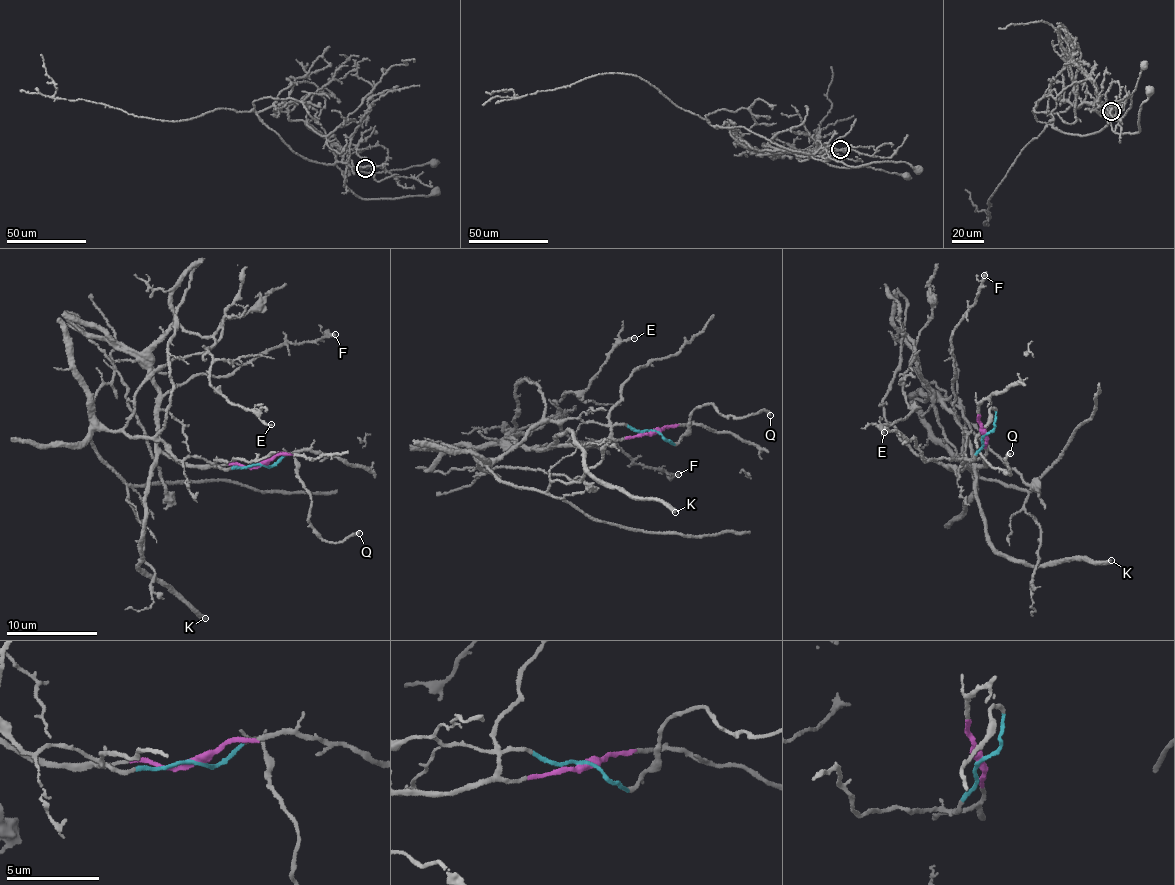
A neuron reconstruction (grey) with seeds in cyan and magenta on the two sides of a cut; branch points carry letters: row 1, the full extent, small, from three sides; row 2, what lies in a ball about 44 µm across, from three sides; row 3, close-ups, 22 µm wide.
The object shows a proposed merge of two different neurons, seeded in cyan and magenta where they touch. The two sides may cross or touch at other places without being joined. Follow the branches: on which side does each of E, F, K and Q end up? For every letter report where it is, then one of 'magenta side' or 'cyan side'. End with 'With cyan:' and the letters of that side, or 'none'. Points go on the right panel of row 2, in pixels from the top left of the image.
E: (884, 432) | magenta side
F: (984, 275) | magenta side
K: (1111, 560) | magenta side
Q: (1010, 453) | cyan side
With cyan: Q

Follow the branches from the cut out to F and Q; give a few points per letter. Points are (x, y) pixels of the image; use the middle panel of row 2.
F: (654, 431), (586, 446), (551, 443), (543, 452), (538, 448), (610, 441), (635, 464), (678, 474)
Q: (655, 430), (672, 445), (688, 429), (697, 407), (711, 403), (714, 409), (739, 418), (764, 411), (769, 415)

